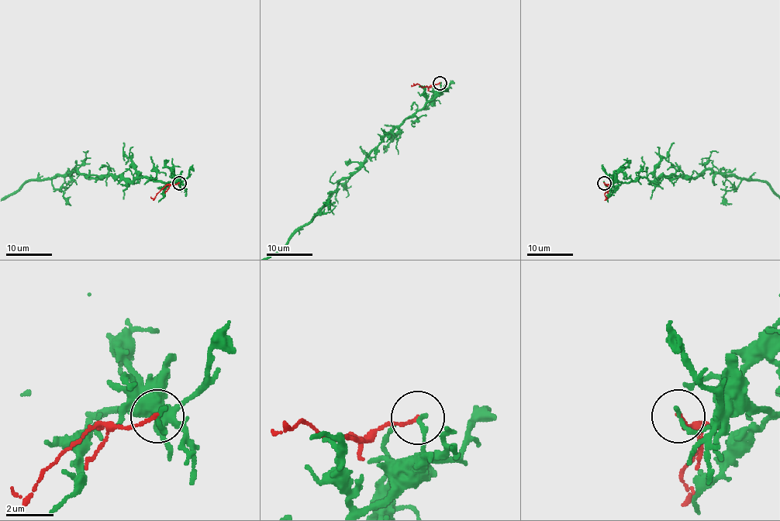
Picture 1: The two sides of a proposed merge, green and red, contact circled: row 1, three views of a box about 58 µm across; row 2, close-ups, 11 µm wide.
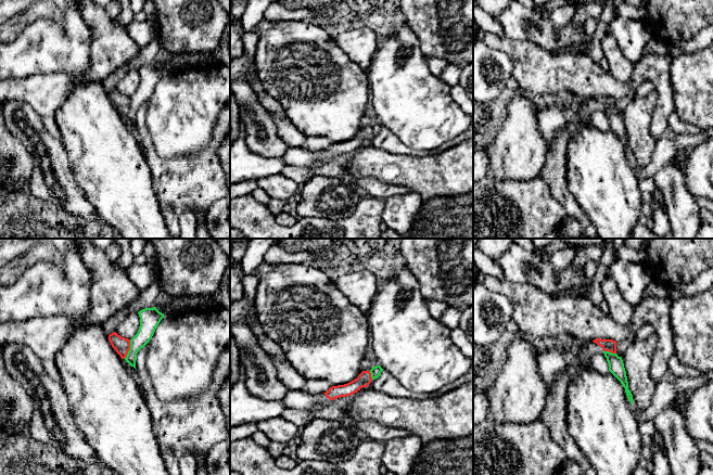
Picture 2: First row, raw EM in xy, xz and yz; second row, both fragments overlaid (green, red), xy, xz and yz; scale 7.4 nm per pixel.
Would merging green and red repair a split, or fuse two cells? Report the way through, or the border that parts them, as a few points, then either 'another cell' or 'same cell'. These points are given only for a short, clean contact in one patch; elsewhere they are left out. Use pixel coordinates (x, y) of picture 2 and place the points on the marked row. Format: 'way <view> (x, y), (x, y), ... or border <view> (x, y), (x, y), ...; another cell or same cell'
border xy (130, 339), (130, 348), (124, 358); another cell

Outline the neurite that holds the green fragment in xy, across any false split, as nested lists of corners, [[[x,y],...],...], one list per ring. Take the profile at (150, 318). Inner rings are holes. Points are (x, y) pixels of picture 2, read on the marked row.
[[[156,307],[142,309],[138,314],[140,326],[138,333],[130,339],[130,349],[125,358],[126,362],[135,369],[138,351],[150,342],[158,323],[165,317]]]

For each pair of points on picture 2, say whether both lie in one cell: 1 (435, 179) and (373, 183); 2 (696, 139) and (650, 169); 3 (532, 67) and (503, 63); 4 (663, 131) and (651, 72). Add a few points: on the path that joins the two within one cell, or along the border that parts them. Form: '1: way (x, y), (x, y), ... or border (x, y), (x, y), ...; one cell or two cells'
1: border (359, 178), (376, 177), (409, 189); two cells
2: way (684, 141), (677, 141), (661, 157); one cell
3: border (493, 48), (503, 51), (509, 58), (512, 76); two cells
4: way (663, 116), (663, 87); one cell

